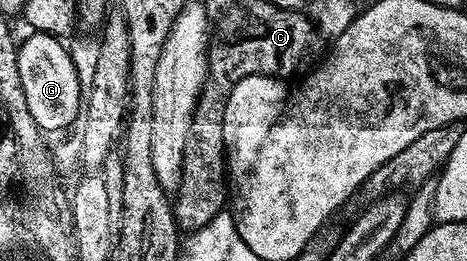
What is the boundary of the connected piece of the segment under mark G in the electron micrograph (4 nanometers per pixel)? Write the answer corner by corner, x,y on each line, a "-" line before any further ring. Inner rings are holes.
30,34
17,49
20,79
27,94
28,110
46,134
62,132
65,128
73,129
84,112
84,90
82,94
78,68
69,50
62,44
65,43
57,36

